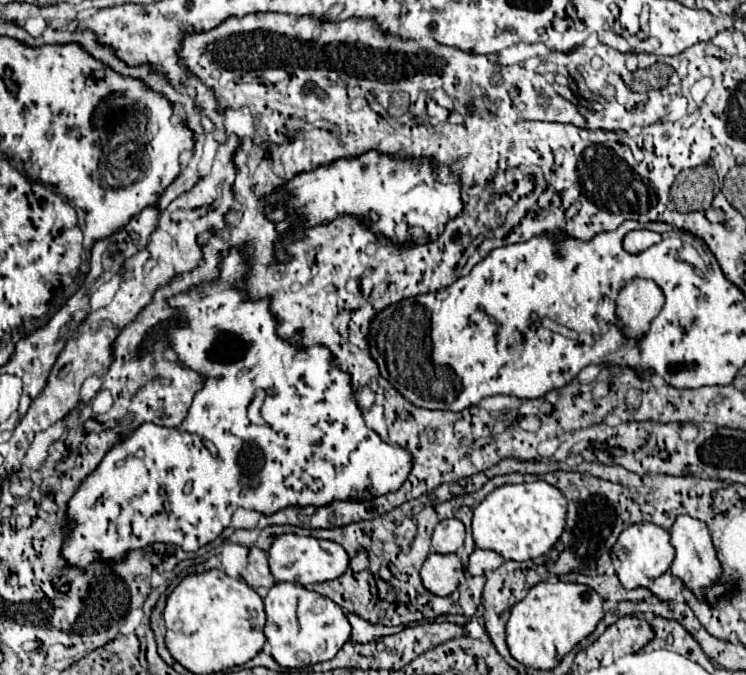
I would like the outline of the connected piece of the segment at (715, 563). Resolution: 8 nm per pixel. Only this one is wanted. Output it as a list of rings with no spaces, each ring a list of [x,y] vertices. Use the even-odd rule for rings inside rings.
[[[679,515],[669,533],[671,533],[671,545],[675,547],[675,559],[671,563],[671,573],[677,575],[685,583],[685,587],[689,587],[699,597],[705,597],[707,601],[715,601],[717,597],[725,595],[729,591],[729,587],[717,585],[717,577],[721,573],[721,563],[715,555],[707,525],[695,517]]]

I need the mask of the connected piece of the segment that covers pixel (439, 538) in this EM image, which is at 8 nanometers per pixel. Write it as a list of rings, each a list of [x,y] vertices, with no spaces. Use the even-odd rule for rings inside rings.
[[[455,517],[443,519],[437,523],[433,531],[433,551],[455,553],[463,547],[463,539],[465,539],[465,525]]]

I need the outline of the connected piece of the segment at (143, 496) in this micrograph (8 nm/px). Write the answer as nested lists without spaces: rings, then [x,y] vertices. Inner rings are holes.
[[[231,249],[231,253],[225,257],[223,265],[221,265],[221,277],[219,281],[213,281],[209,285],[203,285],[201,289],[189,291],[189,293],[181,293],[173,299],[169,299],[169,303],[177,309],[181,309],[181,317],[187,321],[185,327],[169,327],[167,333],[171,335],[171,345],[173,351],[177,353],[179,361],[183,365],[189,365],[191,369],[197,369],[197,373],[205,375],[205,387],[195,395],[191,409],[189,409],[189,417],[175,429],[163,429],[159,425],[141,425],[135,433],[131,433],[129,437],[125,437],[125,441],[121,445],[115,445],[107,455],[105,461],[101,461],[101,465],[95,469],[95,473],[91,473],[85,479],[85,485],[81,485],[81,489],[73,495],[73,499],[69,501],[69,517],[73,517],[77,521],[77,527],[73,529],[73,533],[69,535],[69,541],[65,541],[65,549],[63,549],[63,557],[71,563],[77,565],[81,569],[85,569],[85,565],[89,565],[89,561],[95,561],[97,557],[103,559],[121,559],[129,549],[143,549],[151,543],[173,543],[179,545],[183,551],[197,551],[199,547],[203,547],[205,543],[211,543],[227,525],[229,519],[233,515],[233,511],[237,507],[245,507],[245,509],[255,509],[259,513],[271,515],[279,509],[285,509],[289,505],[313,505],[313,507],[321,507],[327,505],[333,499],[351,499],[351,491],[357,489],[357,497],[355,499],[369,499],[369,497],[377,497],[377,495],[385,495],[389,491],[397,491],[403,481],[409,475],[411,469],[411,457],[405,449],[401,447],[393,447],[389,443],[383,443],[379,439],[377,433],[371,433],[371,429],[365,427],[363,423],[363,415],[361,409],[355,403],[351,385],[349,385],[349,375],[339,371],[333,365],[333,357],[329,353],[329,349],[315,345],[309,349],[299,349],[295,345],[289,345],[287,341],[281,341],[275,333],[275,321],[273,315],[269,313],[269,301],[261,299],[261,301],[245,301],[245,293],[241,293],[241,289],[235,289],[233,283],[245,277],[245,263],[243,263],[243,251],[241,249]],[[263,389],[265,401],[261,405],[261,421],[259,425],[251,423],[247,417],[247,407],[253,401],[255,393]]]

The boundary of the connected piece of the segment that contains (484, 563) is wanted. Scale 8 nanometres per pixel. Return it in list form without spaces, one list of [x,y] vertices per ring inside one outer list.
[[[477,547],[477,549],[469,555],[467,571],[469,571],[471,575],[485,575],[485,573],[497,569],[501,563],[503,563],[503,557],[501,557],[499,553]]]

